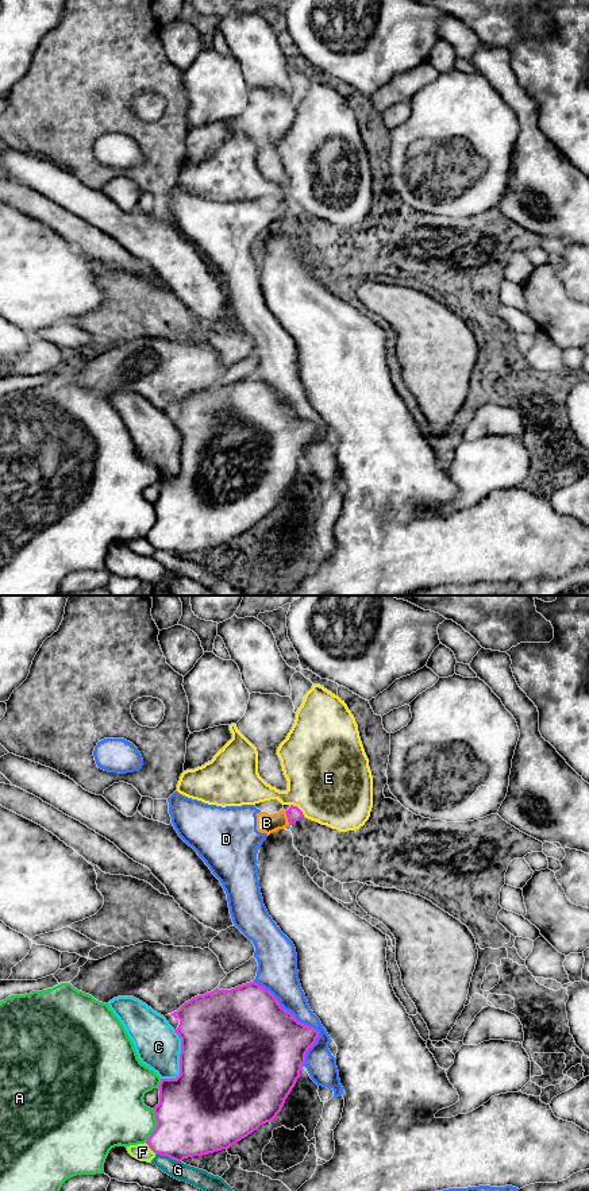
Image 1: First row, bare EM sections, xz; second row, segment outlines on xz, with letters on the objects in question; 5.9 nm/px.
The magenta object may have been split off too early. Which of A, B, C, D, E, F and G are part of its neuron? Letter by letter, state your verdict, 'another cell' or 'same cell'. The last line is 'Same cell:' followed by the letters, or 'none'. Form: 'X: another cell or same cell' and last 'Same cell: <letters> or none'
A: another cell
B: another cell
C: another cell
D: another cell
E: another cell
F: another cell
G: another cell
Same cell: none

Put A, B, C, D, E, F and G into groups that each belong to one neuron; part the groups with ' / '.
A / B D / C / E / F / G

